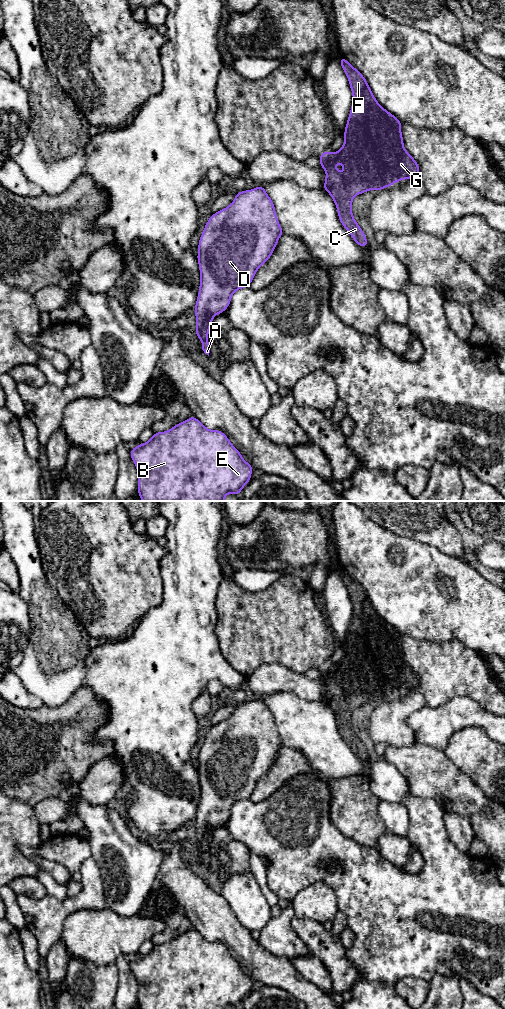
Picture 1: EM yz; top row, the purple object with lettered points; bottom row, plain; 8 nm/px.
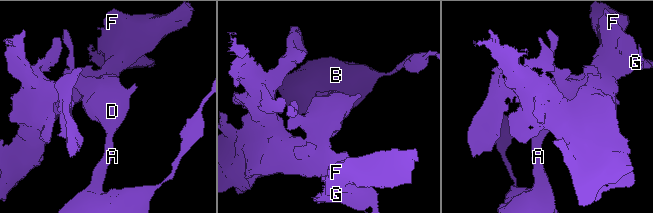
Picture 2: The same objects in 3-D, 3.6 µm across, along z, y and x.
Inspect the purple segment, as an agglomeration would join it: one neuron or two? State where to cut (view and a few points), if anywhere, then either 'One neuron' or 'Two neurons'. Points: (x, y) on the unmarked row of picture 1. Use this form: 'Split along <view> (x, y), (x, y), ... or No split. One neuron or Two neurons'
Split along yz (331, 666), (322, 678). Two neurons

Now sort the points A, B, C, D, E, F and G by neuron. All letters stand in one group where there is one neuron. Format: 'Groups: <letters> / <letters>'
Groups: A B D E / C F G

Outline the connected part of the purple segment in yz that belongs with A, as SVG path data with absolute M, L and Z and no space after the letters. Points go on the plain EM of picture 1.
M264 698L236 704L234 713L212 726L207 733L198 757L200 798L195 828L196 848L202 853L201 863L208 868L208 845L212 831L226 823L232 807L238 801L250 798L259 779L272 767L282 746L274 716Z

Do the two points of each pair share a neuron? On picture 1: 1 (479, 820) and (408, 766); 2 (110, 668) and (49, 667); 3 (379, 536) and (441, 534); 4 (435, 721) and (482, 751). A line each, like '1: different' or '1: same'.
1: same
2: different
3: different
4: different

